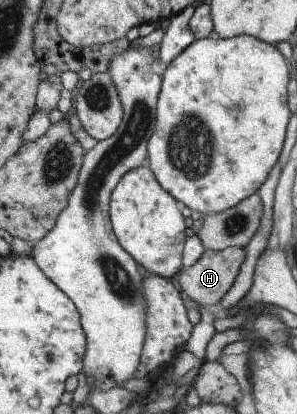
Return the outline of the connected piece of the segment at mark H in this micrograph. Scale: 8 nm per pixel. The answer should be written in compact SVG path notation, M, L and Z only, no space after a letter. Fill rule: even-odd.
M245 246L227 247L220 251L205 249L193 265L179 270L176 281L179 284L178 290L198 306L215 304L231 288L245 256Z

